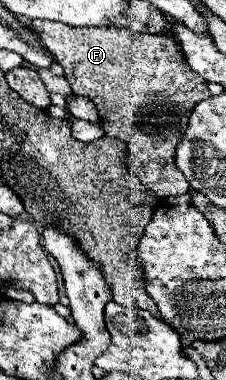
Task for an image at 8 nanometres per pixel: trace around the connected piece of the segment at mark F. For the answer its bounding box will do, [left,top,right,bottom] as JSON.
[30,20,210,198]

